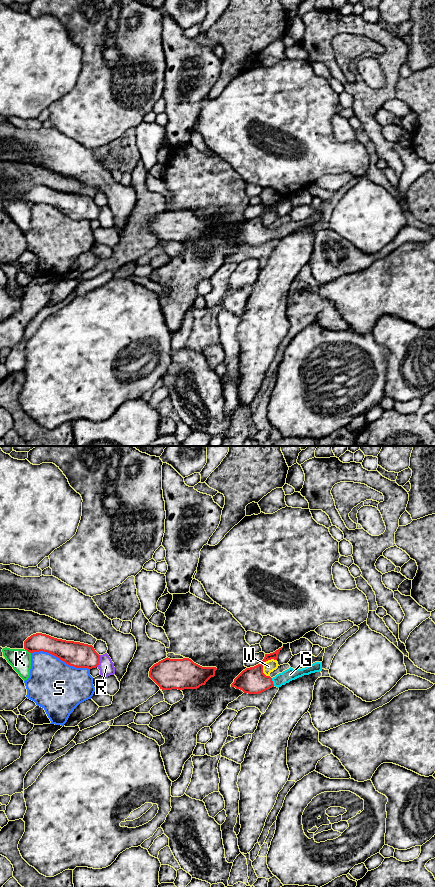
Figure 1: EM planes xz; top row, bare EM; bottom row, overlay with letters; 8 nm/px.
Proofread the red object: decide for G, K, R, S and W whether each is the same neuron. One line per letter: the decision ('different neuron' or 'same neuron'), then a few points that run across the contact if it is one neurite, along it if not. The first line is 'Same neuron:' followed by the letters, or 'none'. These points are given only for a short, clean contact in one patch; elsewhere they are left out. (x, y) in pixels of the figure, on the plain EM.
Same neuron: G
G: same neuron | xz (252, 232), (256, 234), (272, 234), (278, 233), (290, 226)
K: different neuron
R: different neuron
S: different neuron
W: different neuron

